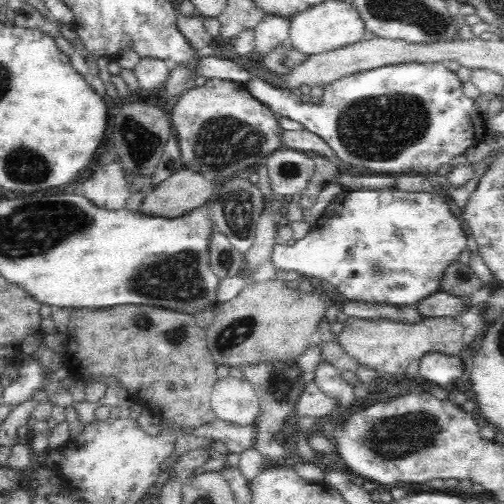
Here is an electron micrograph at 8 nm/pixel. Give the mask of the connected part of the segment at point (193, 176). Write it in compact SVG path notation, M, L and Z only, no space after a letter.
M182 167L156 184L142 198L139 208L148 216L176 218L180 214L190 212L196 206L206 205L206 202L211 200L214 190L217 190L214 181Z

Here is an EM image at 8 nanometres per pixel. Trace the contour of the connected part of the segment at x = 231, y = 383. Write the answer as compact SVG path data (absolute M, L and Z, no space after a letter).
M240 374L217 380L210 405L214 418L229 425L252 426L260 416L259 399L252 385Z

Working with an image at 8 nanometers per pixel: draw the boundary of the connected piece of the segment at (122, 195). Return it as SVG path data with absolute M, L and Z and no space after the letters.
M118 158L110 164L94 168L90 180L82 184L82 195L96 208L102 210L120 210L129 197L128 185L124 179L123 164Z

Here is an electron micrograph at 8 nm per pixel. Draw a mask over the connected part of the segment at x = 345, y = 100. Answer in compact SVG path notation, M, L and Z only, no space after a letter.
M412 62L412 64L392 64L380 66L380 68L374 68L372 70L362 70L356 72L356 74L346 74L346 76L336 78L336 80L332 80L332 82L328 82L328 84L324 85L322 95L316 97L316 99L304 97L296 90L286 88L279 89L262 77L251 78L247 82L247 89L256 100L268 106L278 118L286 116L286 118L290 118L290 120L296 120L296 122L304 124L307 131L320 136L320 138L330 145L330 148L340 157L341 162L354 166L356 170L372 170L372 172L408 172L408 170L412 170L412 172L420 172L420 174L435 174L436 170L438 170L442 164L448 164L451 160L454 160L456 156L463 155L466 150L481 142L487 132L485 129L485 115L475 107L474 100L464 95L462 92L462 81L458 79L456 73L447 69L446 63L443 64L441 62L434 62L434 64L414 64L414 62Z

